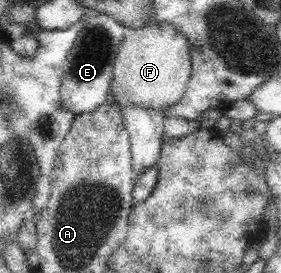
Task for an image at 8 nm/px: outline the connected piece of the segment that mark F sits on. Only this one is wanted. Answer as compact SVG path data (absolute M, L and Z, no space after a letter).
M157 23L140 28L125 27L123 36L112 70L113 100L121 106L132 104L165 113L181 100L190 80L192 62L187 39L170 25Z

